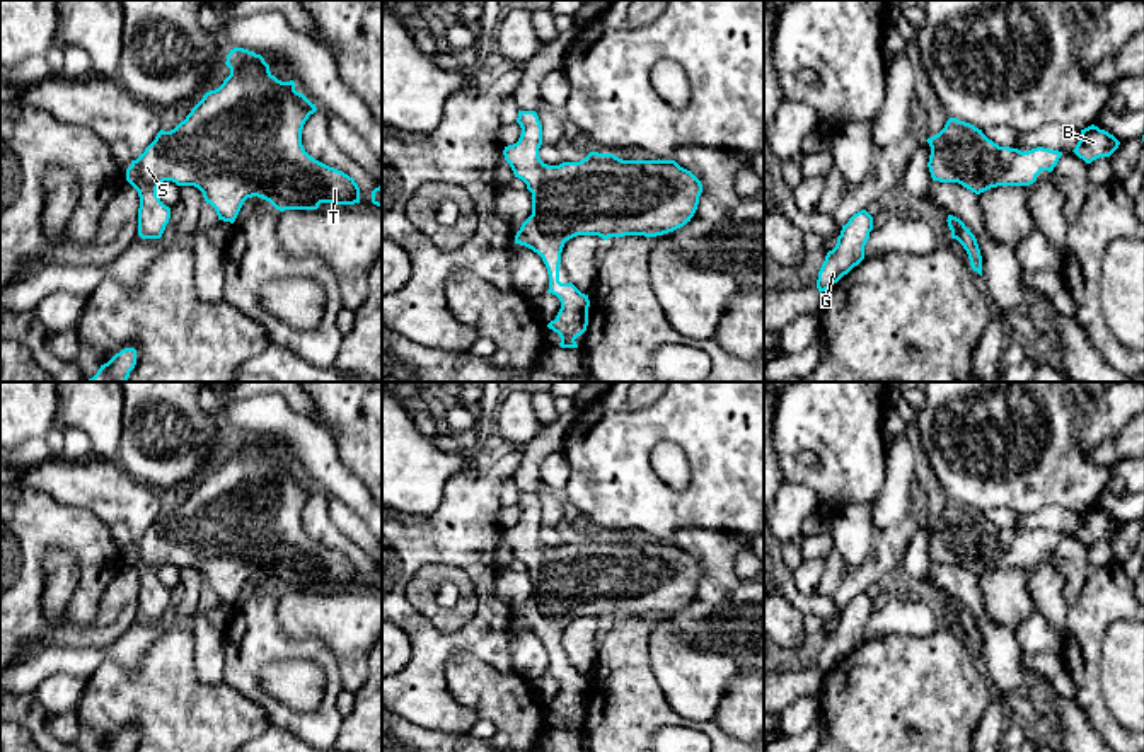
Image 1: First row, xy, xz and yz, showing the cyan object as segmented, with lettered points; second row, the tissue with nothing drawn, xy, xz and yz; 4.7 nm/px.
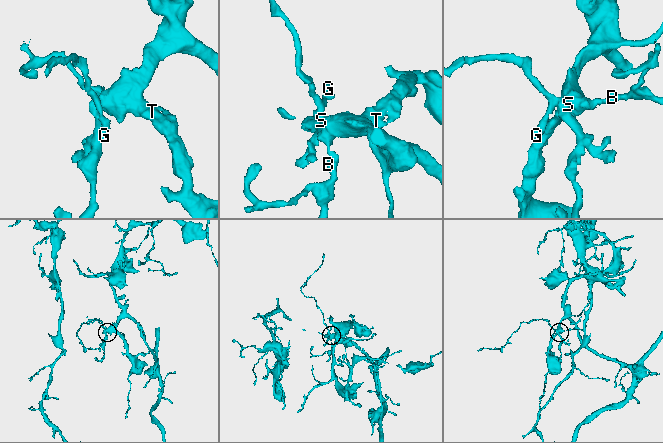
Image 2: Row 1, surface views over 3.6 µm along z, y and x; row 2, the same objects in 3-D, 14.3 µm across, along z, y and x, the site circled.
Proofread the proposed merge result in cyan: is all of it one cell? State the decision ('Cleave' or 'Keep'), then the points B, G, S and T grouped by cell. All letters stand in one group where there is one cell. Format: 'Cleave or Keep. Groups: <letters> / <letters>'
Keep. Groups: B G S T

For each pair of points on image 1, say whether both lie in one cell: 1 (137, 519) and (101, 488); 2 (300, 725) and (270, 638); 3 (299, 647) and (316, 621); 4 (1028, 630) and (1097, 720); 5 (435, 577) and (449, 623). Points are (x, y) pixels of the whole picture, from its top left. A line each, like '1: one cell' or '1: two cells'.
1: one cell
2: one cell
3: two cells
4: two cells
5: one cell

